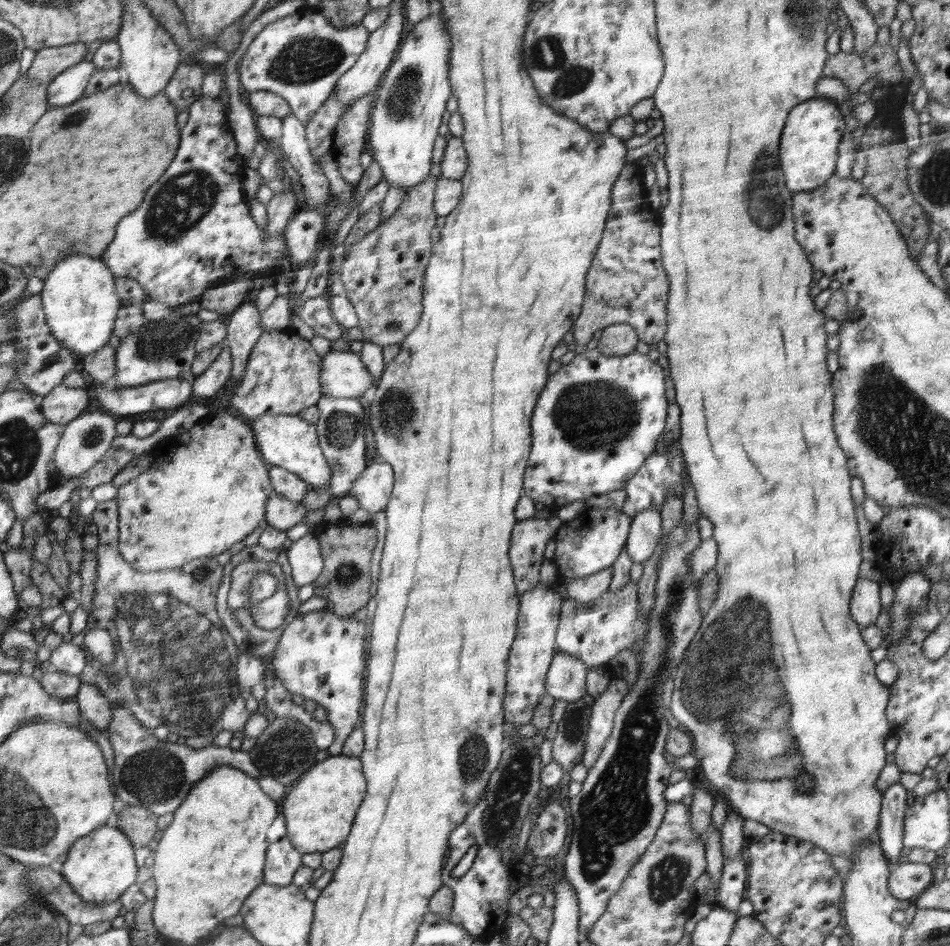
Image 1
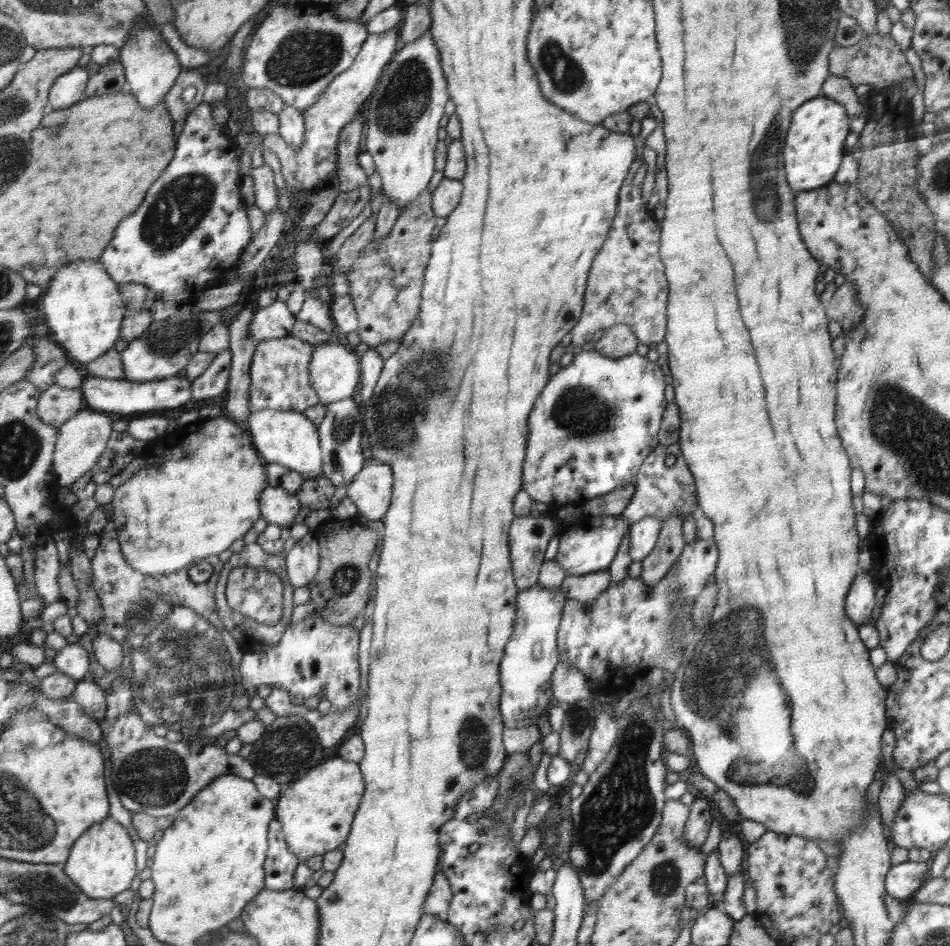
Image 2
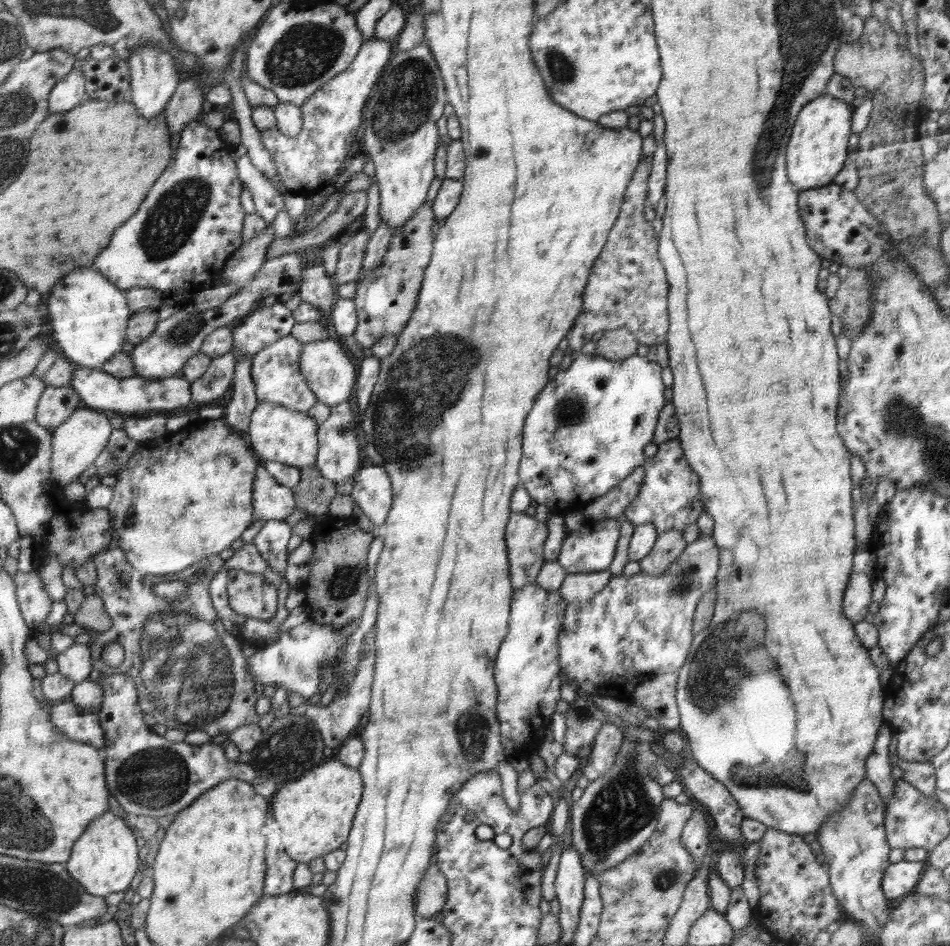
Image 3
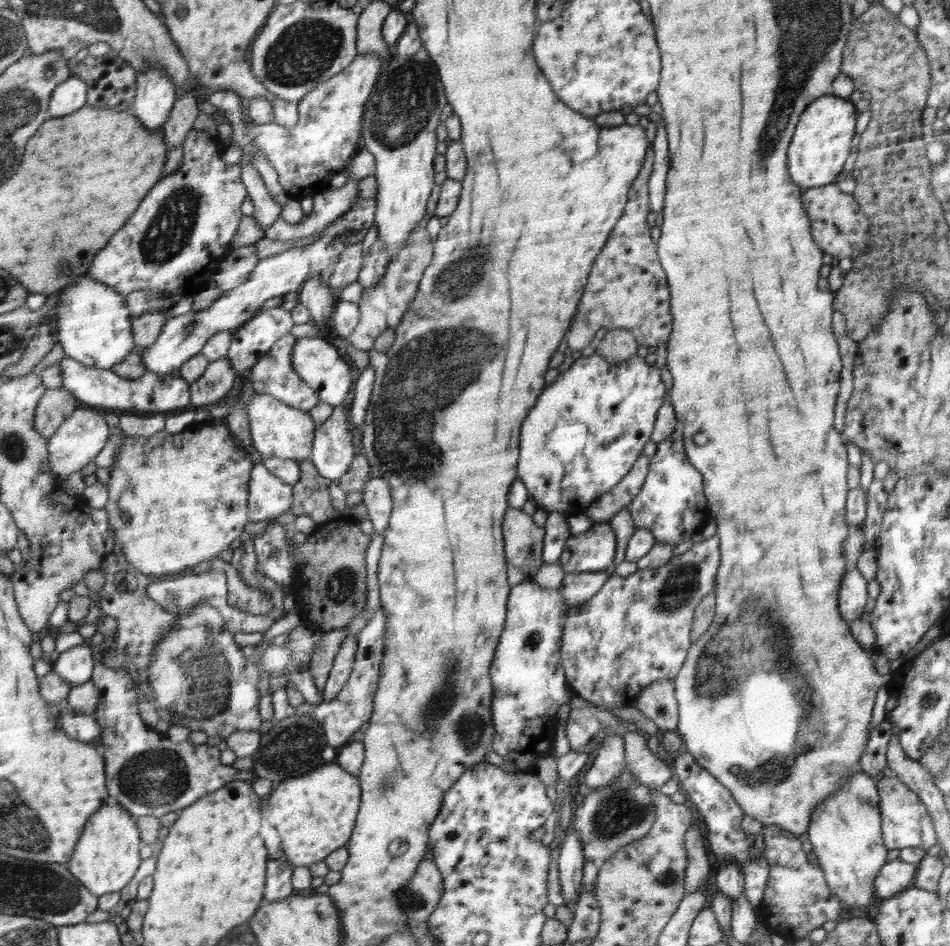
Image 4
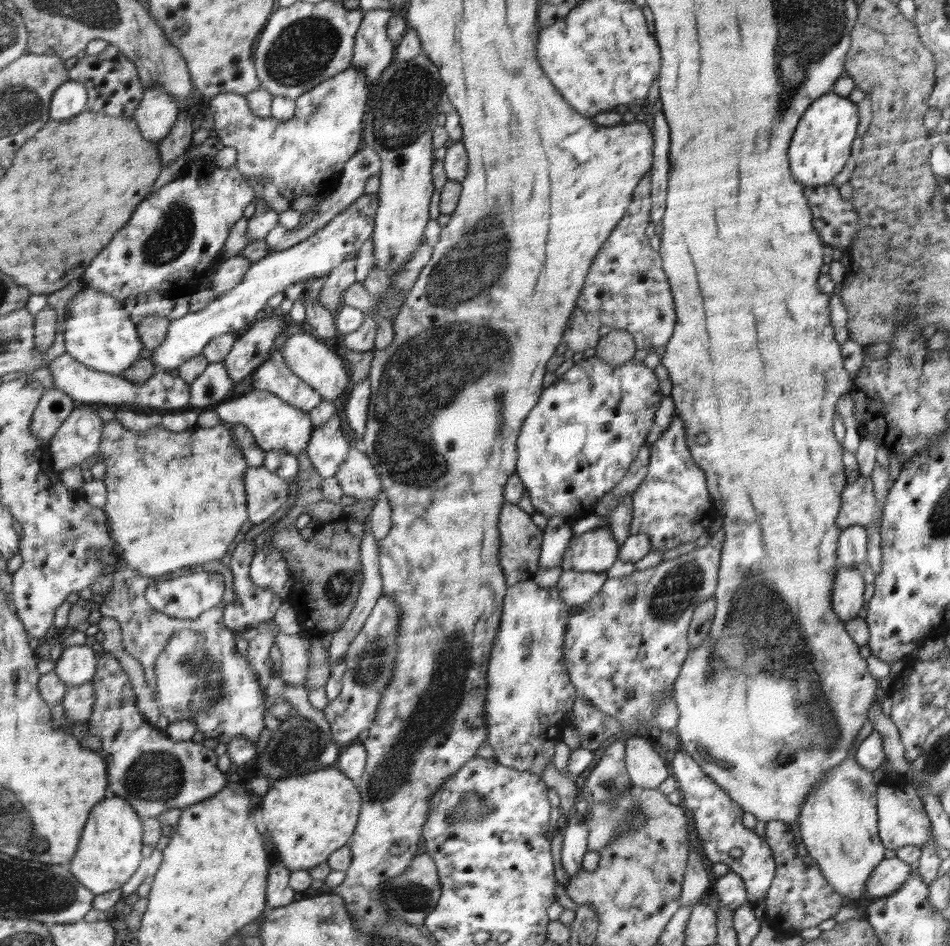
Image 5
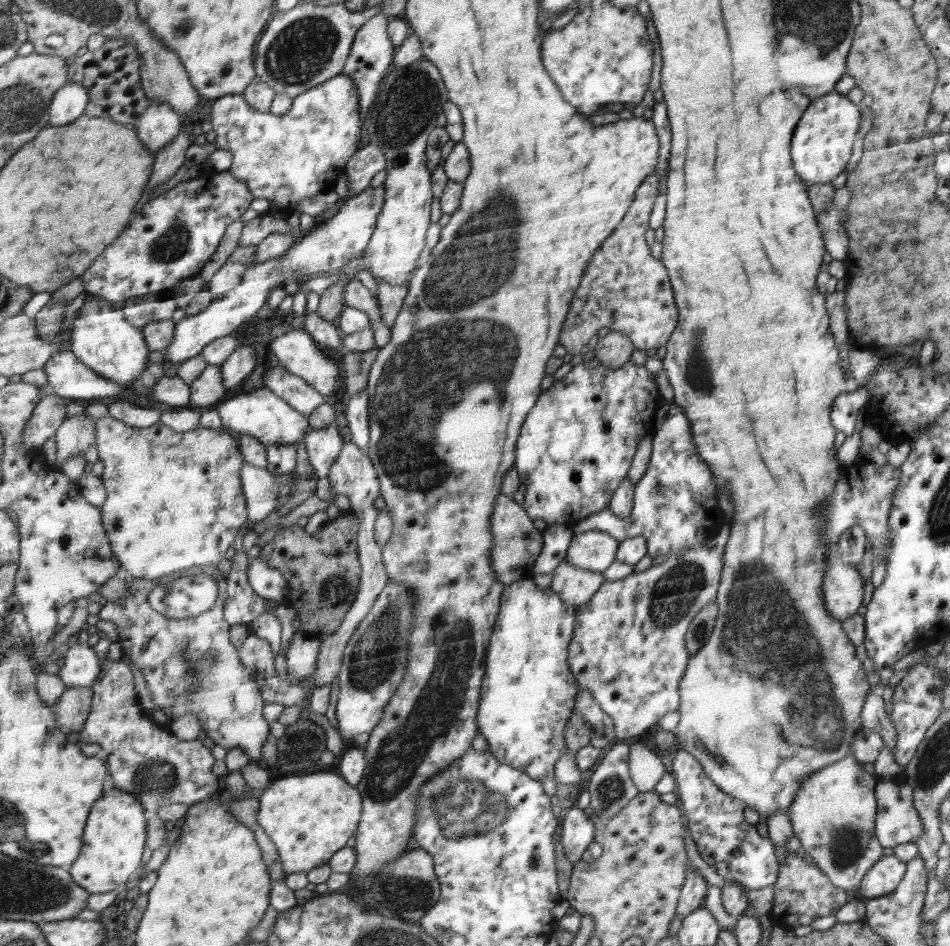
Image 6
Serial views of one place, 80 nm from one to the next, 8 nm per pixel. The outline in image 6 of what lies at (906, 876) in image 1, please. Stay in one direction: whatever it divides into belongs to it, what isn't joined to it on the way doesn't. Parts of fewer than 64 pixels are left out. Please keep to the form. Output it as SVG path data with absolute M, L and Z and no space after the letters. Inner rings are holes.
M894 855L883 856L866 872L855 896L870 900L874 897L882 898L899 885L906 869L907 864Z

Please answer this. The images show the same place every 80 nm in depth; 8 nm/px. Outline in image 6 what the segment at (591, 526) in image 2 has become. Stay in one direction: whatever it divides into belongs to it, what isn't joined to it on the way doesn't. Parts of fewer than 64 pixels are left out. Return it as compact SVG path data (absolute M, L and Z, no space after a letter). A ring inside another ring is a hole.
M604 531L574 535L564 559L585 570L604 573L616 563L620 542Z

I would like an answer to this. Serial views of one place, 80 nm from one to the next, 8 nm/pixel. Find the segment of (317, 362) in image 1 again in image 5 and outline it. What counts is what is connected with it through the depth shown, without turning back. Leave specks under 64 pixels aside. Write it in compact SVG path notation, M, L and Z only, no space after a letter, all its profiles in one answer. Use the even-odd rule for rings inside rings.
M287 336L275 340L274 350L267 361L254 371L253 388L269 391L302 411L315 409L323 401L322 395L296 375L285 361L281 348Z

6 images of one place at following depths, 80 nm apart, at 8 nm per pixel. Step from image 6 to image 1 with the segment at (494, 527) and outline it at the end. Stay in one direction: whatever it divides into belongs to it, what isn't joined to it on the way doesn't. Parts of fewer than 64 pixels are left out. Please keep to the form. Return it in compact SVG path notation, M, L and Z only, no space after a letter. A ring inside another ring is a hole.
M532 517L517 521L511 536L510 558L519 595L541 584L540 574L546 561L546 546L555 539L563 523L559 517Z

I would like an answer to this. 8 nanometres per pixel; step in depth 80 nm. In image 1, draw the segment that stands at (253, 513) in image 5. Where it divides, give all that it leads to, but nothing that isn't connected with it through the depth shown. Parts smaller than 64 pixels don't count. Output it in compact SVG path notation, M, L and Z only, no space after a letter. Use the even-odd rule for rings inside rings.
M273 491L267 505L267 525L280 531L289 529L304 522L306 509L300 502L292 502L282 494Z

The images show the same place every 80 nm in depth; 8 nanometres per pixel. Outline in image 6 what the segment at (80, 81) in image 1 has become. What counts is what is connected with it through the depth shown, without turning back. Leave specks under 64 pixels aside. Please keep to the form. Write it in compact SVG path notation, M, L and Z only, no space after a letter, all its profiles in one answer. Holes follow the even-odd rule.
M69 81L60 94L56 94L56 102L52 103L52 126L64 126L85 115L88 104L88 92L84 86Z

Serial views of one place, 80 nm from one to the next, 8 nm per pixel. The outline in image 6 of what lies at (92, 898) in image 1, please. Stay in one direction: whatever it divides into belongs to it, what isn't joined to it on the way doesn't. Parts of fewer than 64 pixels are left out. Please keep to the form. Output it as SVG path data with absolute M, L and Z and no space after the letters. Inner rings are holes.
M110 787L108 794L96 803L92 818L88 818L88 834L83 834L83 848L77 860L68 869L75 882L89 894L110 892L128 882L138 870L147 838L144 804L133 793Z

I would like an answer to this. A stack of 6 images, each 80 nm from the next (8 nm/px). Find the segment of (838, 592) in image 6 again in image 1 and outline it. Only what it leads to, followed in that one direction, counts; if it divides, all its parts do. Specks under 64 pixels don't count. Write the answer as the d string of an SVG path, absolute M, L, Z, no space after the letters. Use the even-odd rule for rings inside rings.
M860 579L850 597L850 614L862 629L875 624L880 614L880 581Z

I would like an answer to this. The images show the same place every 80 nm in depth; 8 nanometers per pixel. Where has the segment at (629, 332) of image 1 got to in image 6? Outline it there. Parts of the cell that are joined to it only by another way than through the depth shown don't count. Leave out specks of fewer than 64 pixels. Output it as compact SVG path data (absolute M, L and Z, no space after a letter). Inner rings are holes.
M610 331L603 338L600 338L596 346L595 358L612 370L620 368L630 361L634 352L634 343L627 334L620 331Z

